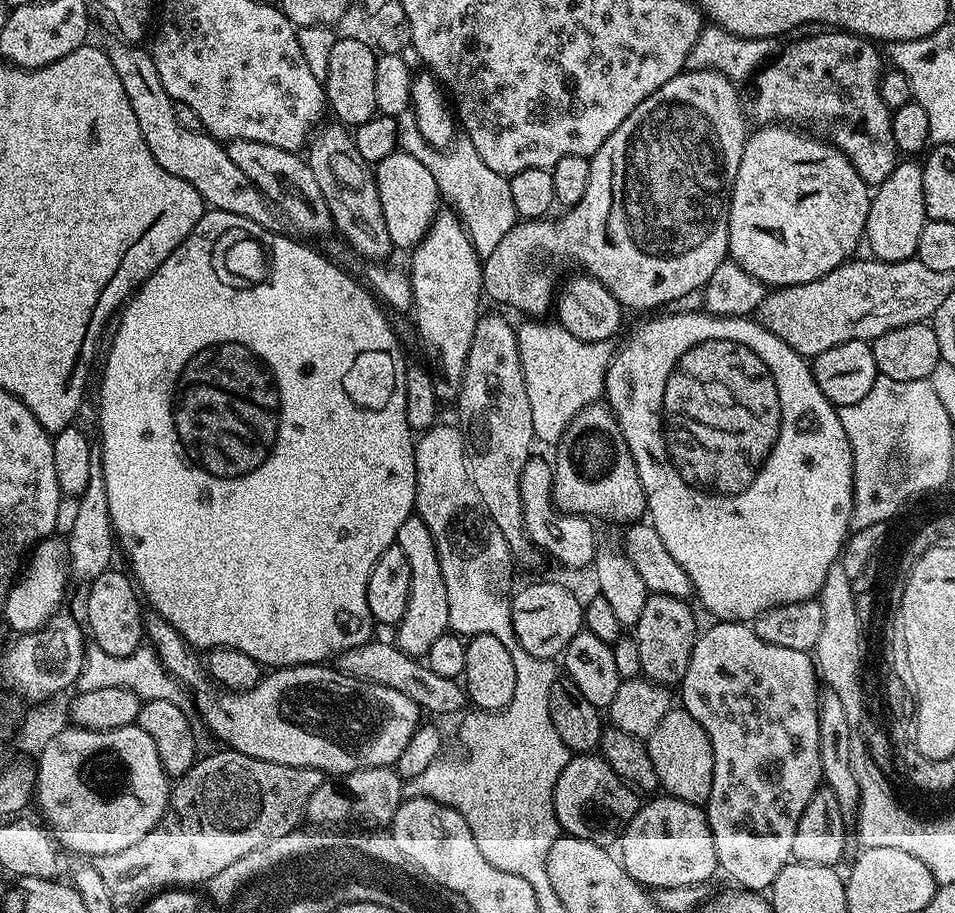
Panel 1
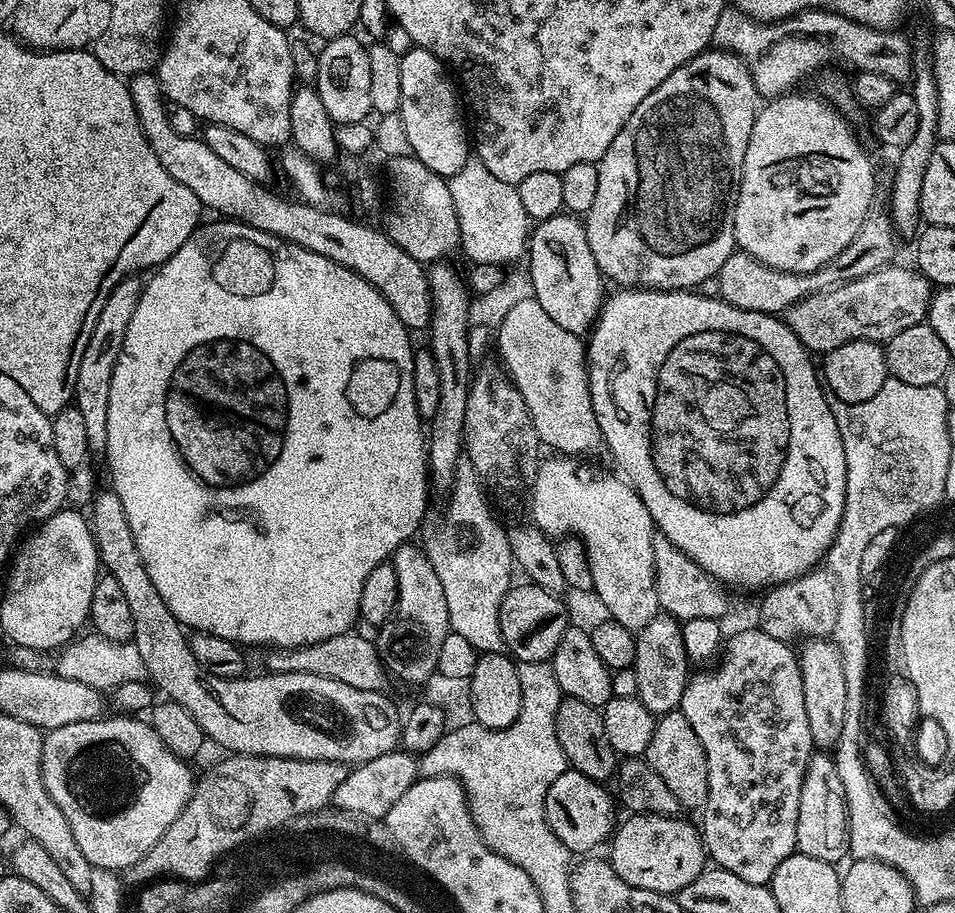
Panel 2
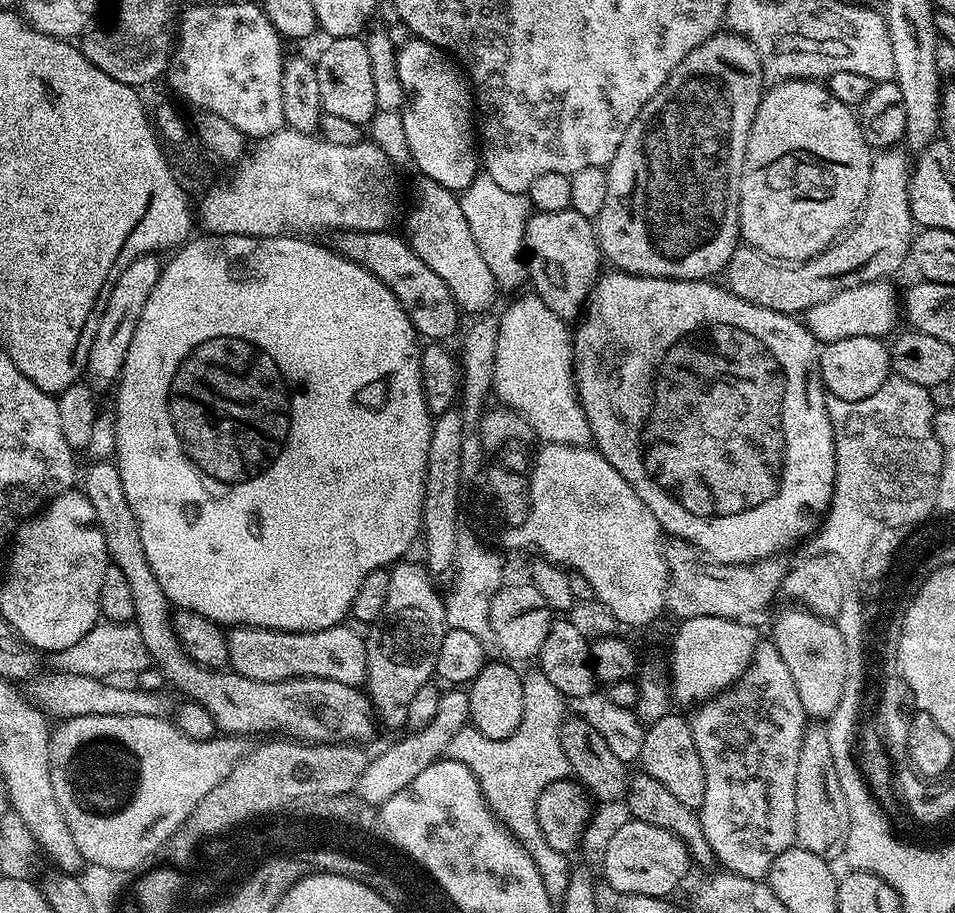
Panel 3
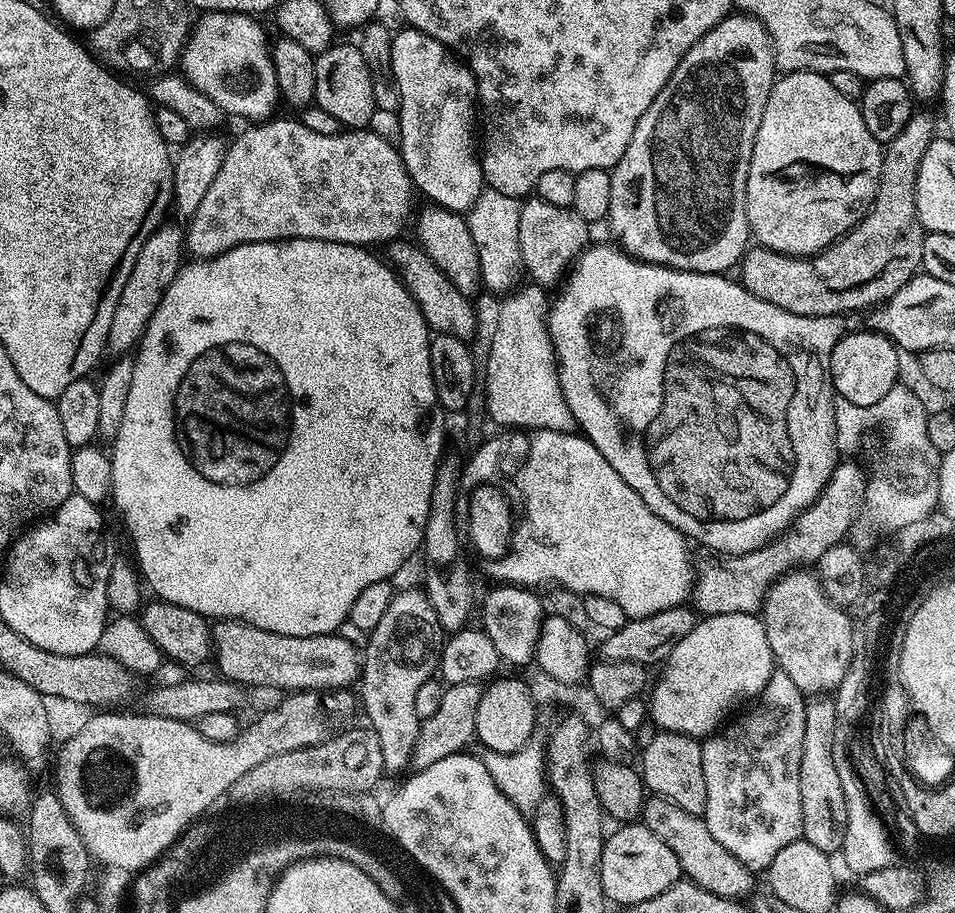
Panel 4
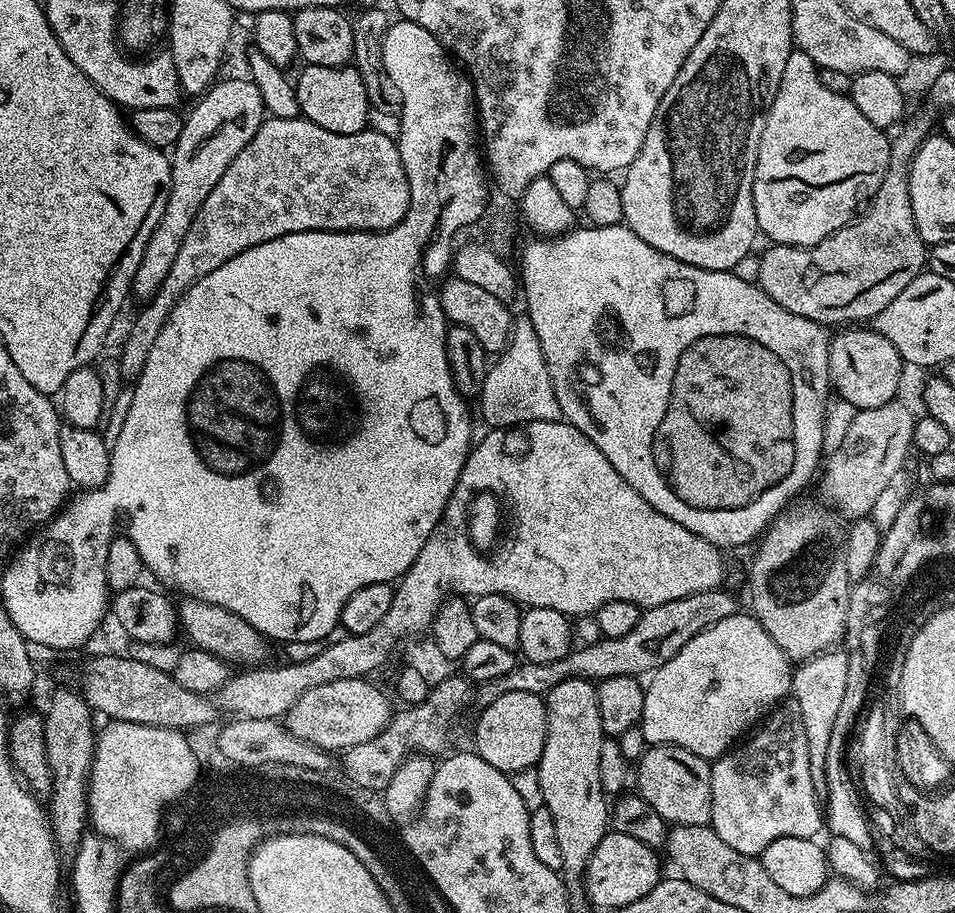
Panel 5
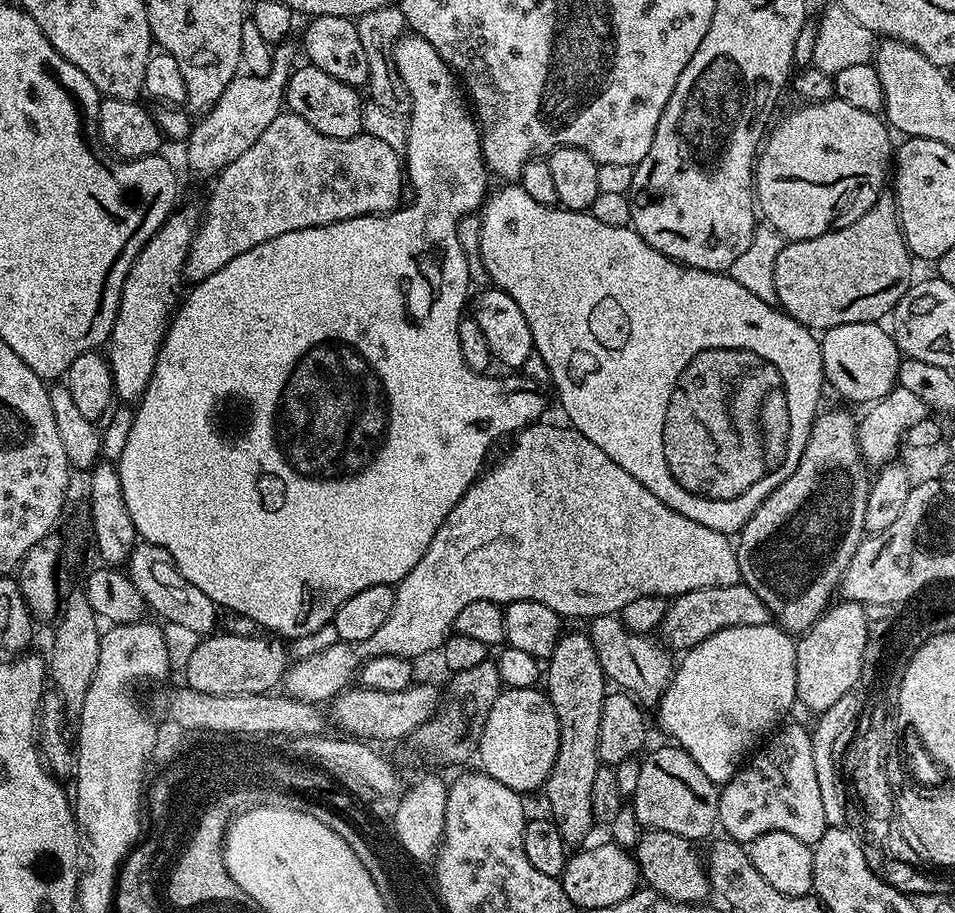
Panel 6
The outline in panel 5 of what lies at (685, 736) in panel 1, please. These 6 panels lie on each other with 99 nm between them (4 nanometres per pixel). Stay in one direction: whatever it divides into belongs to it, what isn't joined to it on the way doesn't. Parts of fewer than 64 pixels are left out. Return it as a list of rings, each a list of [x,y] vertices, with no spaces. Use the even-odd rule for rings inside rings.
[[[653,744],[645,751],[638,761],[638,767],[634,772],[634,784],[637,784],[638,794],[663,818],[665,824],[675,826],[711,825],[712,823],[712,764],[707,760],[698,758],[698,754],[690,754],[690,750],[682,750],[682,746],[673,744]]]

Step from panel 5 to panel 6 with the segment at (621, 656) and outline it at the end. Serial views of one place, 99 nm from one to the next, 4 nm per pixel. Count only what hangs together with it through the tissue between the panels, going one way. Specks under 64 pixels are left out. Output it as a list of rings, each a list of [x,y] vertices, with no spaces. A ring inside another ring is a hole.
[[[743,582],[734,586],[710,586],[675,597],[666,610],[666,618],[660,623],[658,636],[669,649],[687,650],[698,646],[698,642],[706,642],[706,638],[710,638],[710,634],[718,634],[718,630],[734,626],[762,626],[769,620],[766,602],[762,602],[750,586]]]

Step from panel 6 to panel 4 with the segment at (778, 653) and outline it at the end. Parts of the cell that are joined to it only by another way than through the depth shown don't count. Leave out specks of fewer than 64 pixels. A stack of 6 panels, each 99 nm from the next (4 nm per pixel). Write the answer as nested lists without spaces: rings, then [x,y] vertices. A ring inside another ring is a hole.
[[[718,614],[697,619],[694,630],[674,646],[660,670],[656,685],[654,680],[650,688],[651,723],[665,732],[707,738],[737,711],[739,704],[755,701],[770,682],[774,661],[763,619],[756,614]]]

